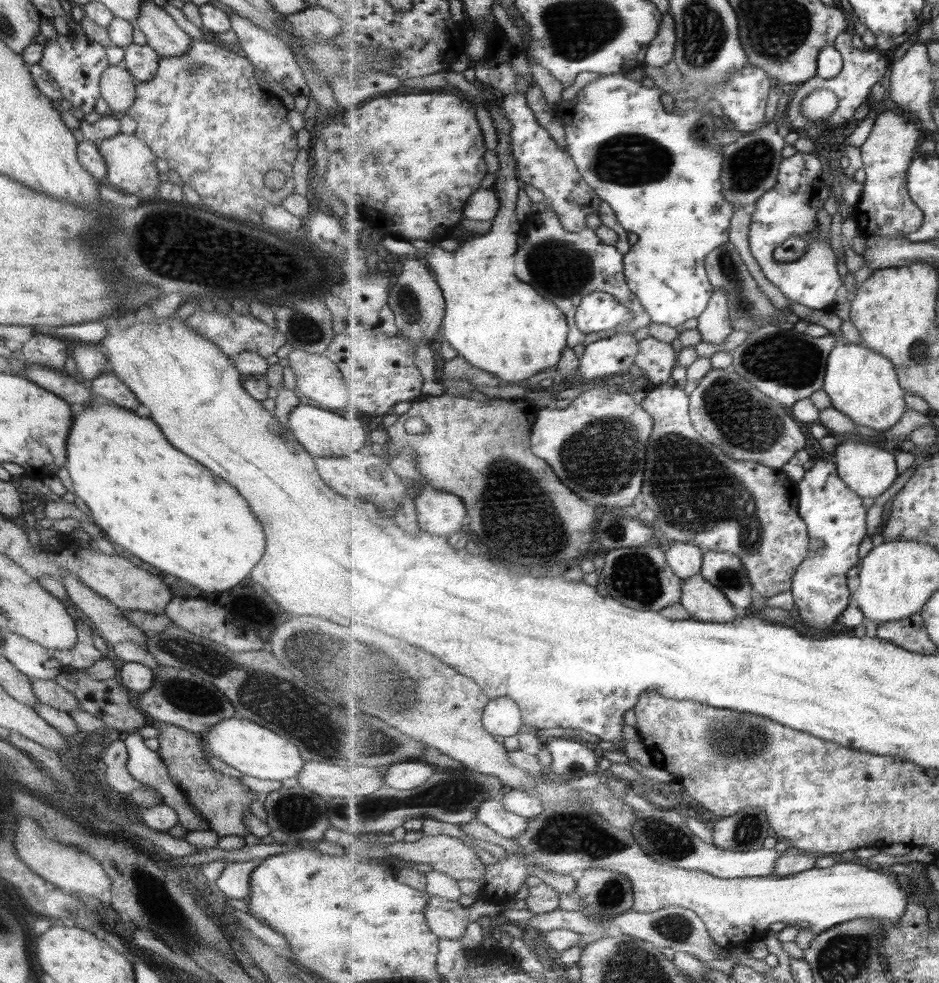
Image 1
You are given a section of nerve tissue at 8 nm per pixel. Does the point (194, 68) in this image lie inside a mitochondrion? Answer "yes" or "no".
yes

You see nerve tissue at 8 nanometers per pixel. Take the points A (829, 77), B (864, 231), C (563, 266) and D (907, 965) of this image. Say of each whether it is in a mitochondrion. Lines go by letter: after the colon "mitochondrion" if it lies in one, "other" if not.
A: other
B: other
C: mitochondrion
D: other

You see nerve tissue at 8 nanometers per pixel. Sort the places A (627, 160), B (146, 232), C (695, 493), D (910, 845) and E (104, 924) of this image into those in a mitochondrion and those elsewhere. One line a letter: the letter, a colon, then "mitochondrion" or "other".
A: mitochondrion
B: mitochondrion
C: mitochondrion
D: other
E: other

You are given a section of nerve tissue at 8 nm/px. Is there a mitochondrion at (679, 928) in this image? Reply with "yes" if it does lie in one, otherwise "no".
yes

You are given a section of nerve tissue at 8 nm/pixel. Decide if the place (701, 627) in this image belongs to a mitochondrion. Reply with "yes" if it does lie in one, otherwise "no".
no

